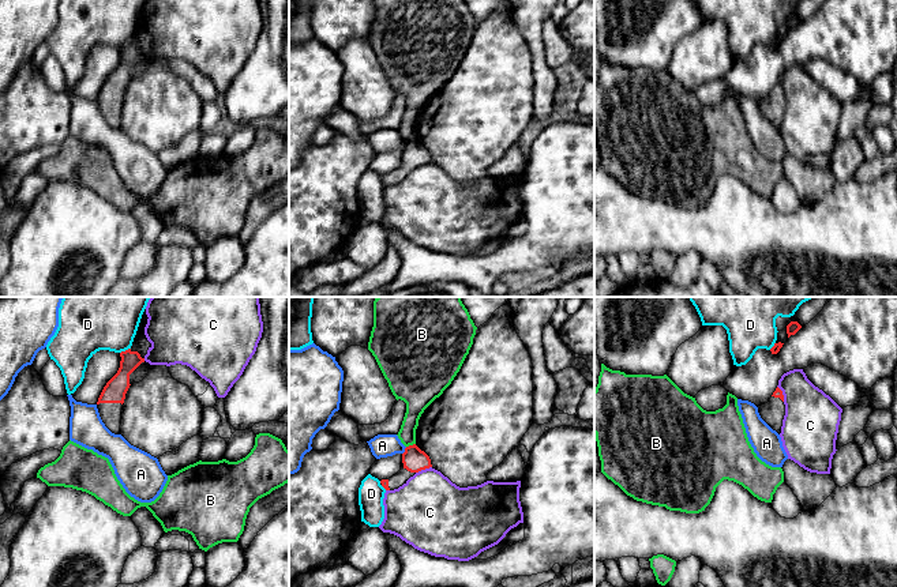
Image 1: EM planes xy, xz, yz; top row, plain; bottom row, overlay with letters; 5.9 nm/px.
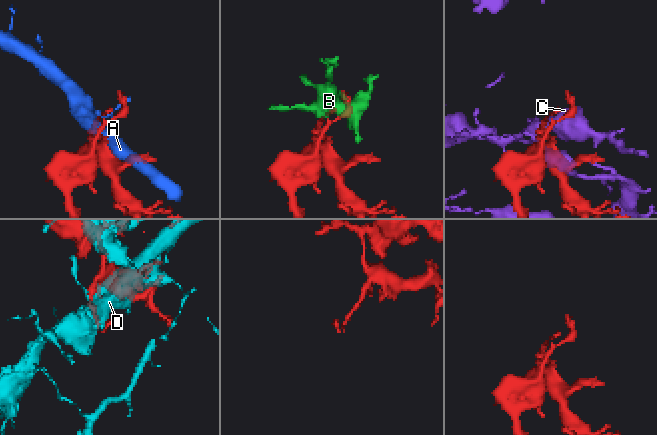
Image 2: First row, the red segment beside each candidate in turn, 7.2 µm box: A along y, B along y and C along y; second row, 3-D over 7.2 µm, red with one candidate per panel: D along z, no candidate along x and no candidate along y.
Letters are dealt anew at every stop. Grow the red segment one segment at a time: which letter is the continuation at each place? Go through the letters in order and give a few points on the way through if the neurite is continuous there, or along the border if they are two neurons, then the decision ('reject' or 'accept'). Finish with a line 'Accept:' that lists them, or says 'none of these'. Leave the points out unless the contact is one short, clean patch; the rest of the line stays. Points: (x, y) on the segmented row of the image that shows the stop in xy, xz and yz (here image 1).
A: reject
B: border along xz (415, 443), (406, 447); reject
C: reject
D: reject
Accept: none of these

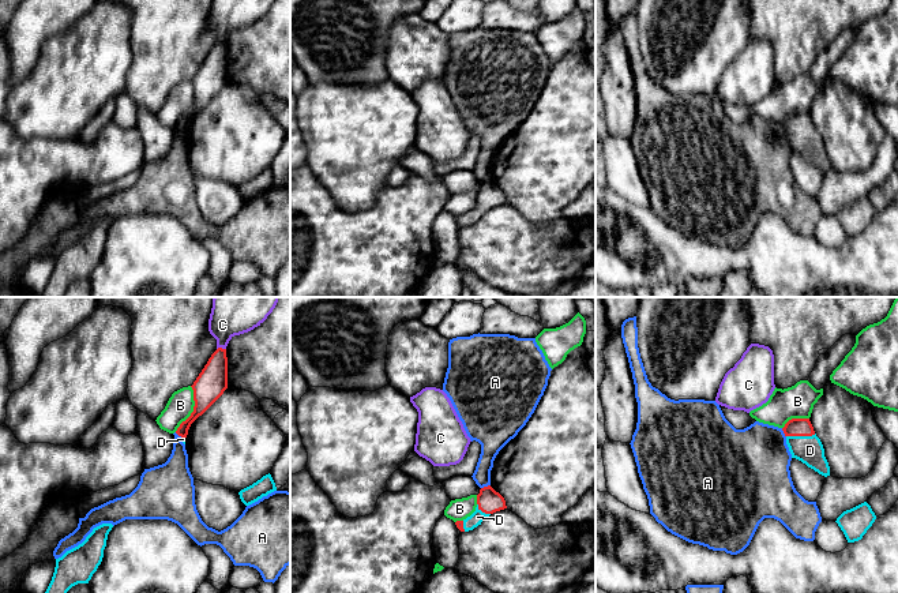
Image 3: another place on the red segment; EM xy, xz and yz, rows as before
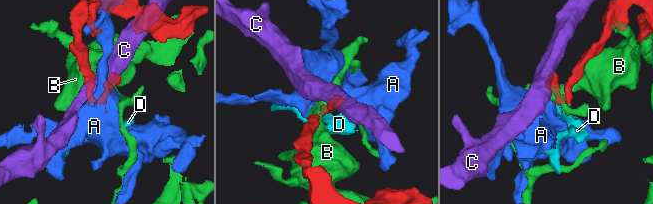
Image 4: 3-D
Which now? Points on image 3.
A: border along xz (489, 484), (481, 488); reject
B: reject
C: border along xy (225, 348), (217, 349); reject
D: runs through yz (796, 427), (800, 435), (803, 443), (810, 450); accept
Accept: D

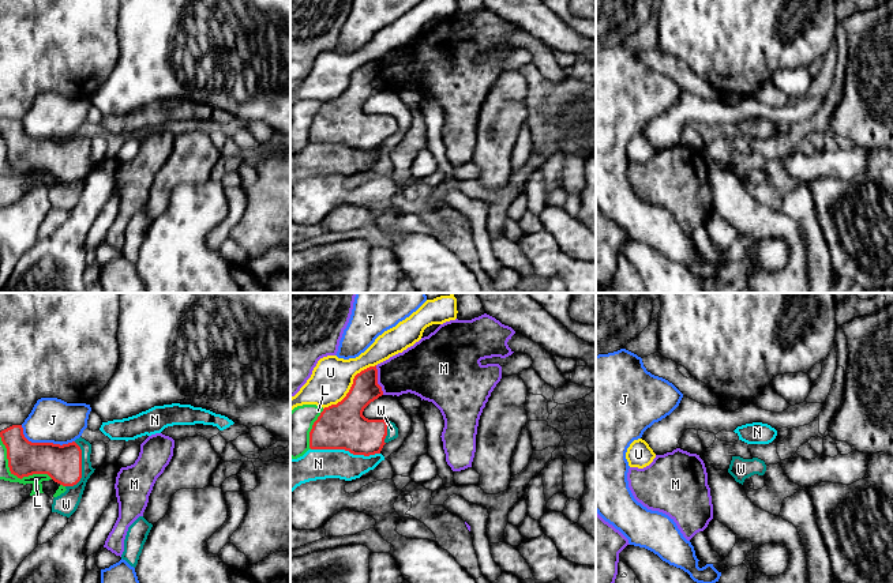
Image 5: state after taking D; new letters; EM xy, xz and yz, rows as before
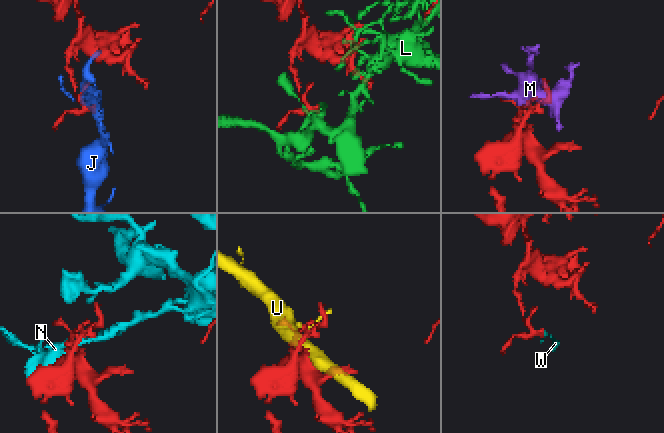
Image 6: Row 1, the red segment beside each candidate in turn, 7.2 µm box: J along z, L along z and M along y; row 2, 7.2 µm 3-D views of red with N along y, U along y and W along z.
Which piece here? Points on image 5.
J: reject
L: reject
M: reject
N: reject
U: reject
W: runs through xy (63, 463), (71, 467), (81, 467), (81, 477), (66, 504); accept
Accept: W

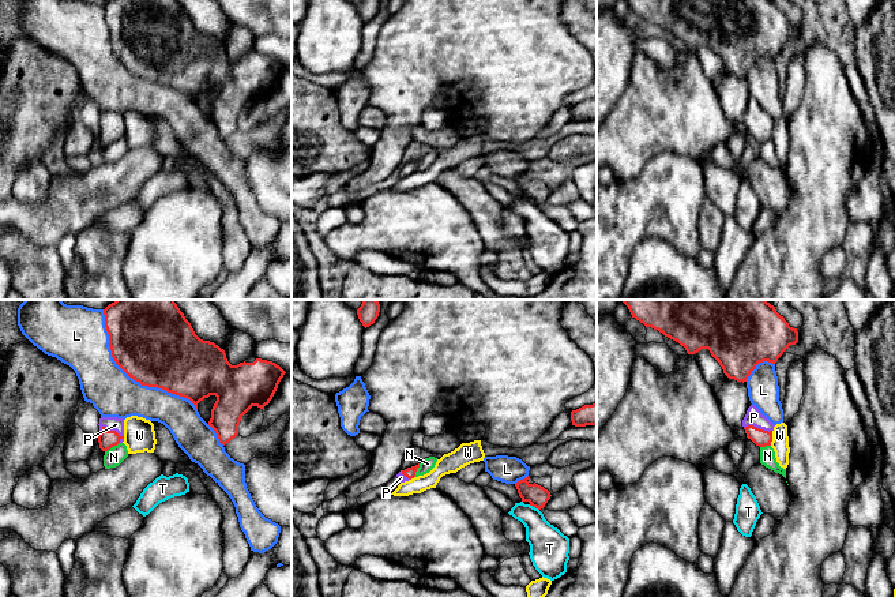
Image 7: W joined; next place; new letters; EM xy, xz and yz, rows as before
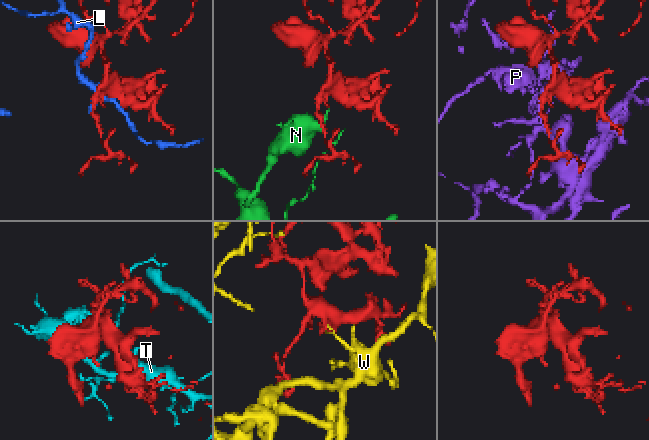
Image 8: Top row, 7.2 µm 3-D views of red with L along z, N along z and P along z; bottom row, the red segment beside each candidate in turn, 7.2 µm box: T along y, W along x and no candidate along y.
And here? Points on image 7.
L: reject
N: border along xy (119, 442), (105, 451); reject
P: border along xy (101, 427), (115, 431), (123, 439); reject
T: reject
W: reject
Accept: none of these

